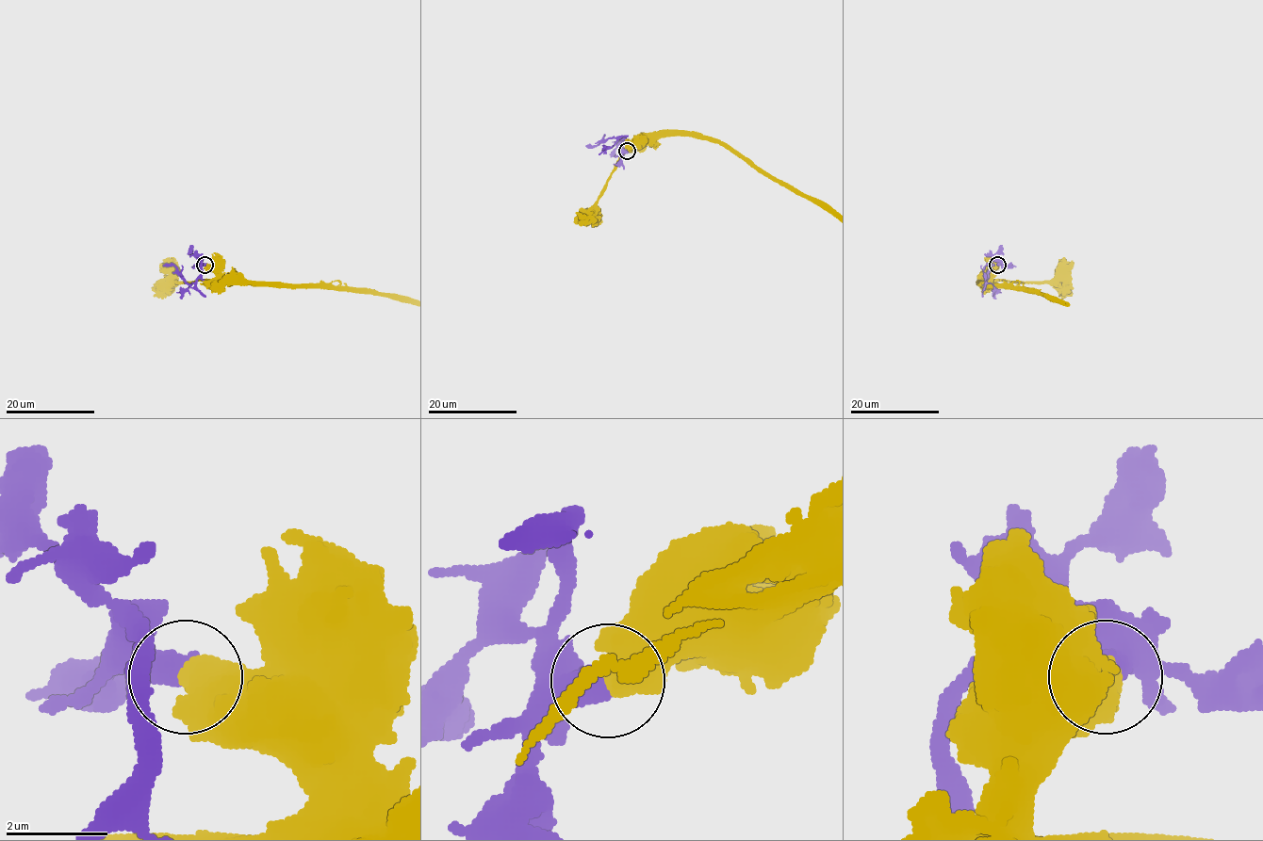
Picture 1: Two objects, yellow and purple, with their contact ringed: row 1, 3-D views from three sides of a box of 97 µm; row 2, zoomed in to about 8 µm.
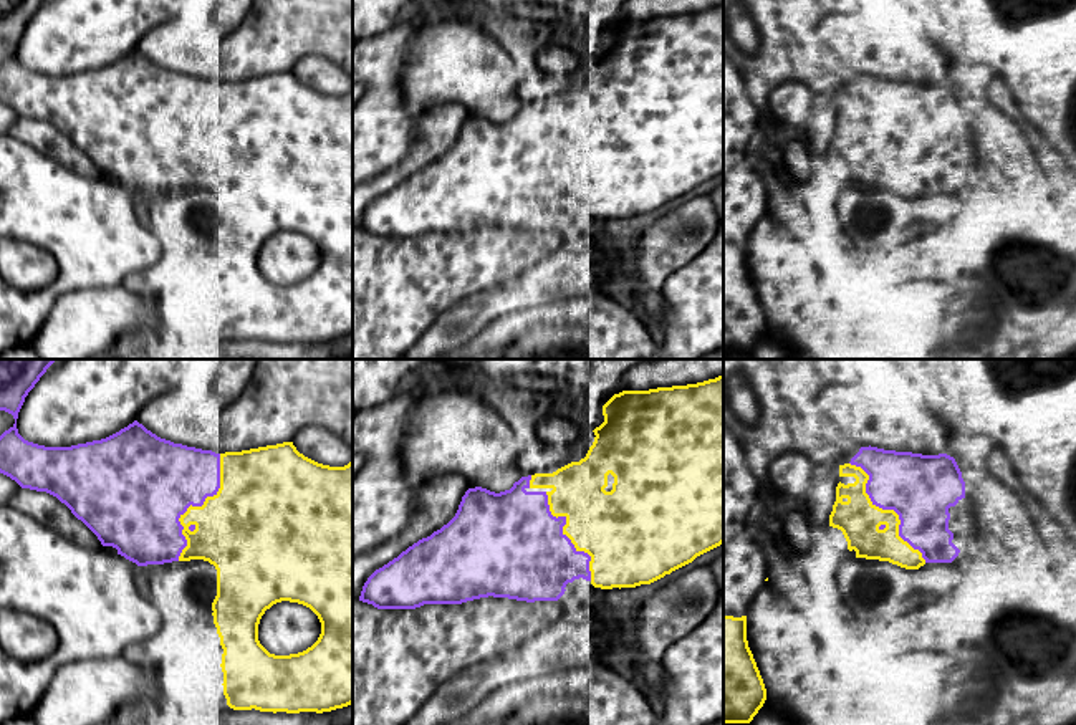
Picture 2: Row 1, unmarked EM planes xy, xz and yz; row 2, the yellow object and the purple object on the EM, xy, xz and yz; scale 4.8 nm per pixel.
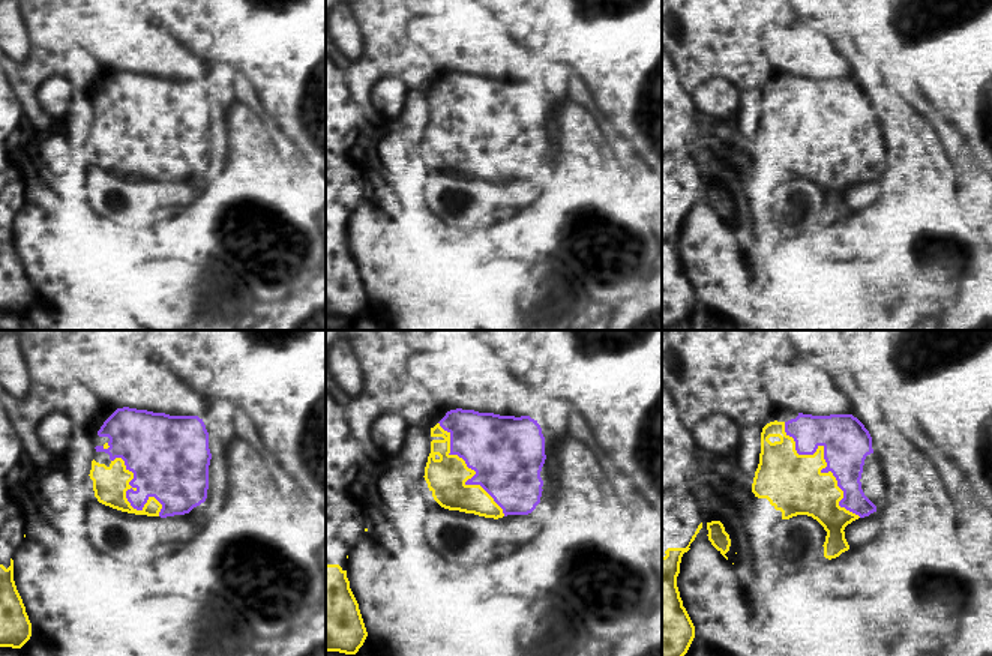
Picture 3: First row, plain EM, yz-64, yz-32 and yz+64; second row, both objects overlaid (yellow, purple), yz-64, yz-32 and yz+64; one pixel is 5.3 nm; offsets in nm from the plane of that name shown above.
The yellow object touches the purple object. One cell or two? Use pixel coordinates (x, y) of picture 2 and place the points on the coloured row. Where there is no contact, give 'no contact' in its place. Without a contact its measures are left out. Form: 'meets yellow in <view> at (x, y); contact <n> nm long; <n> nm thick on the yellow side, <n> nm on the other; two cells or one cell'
meets yellow in xy at (196, 507); contact 550 nm long; 420 nm thick on the yellow side, 440 nm on the other; two cells

